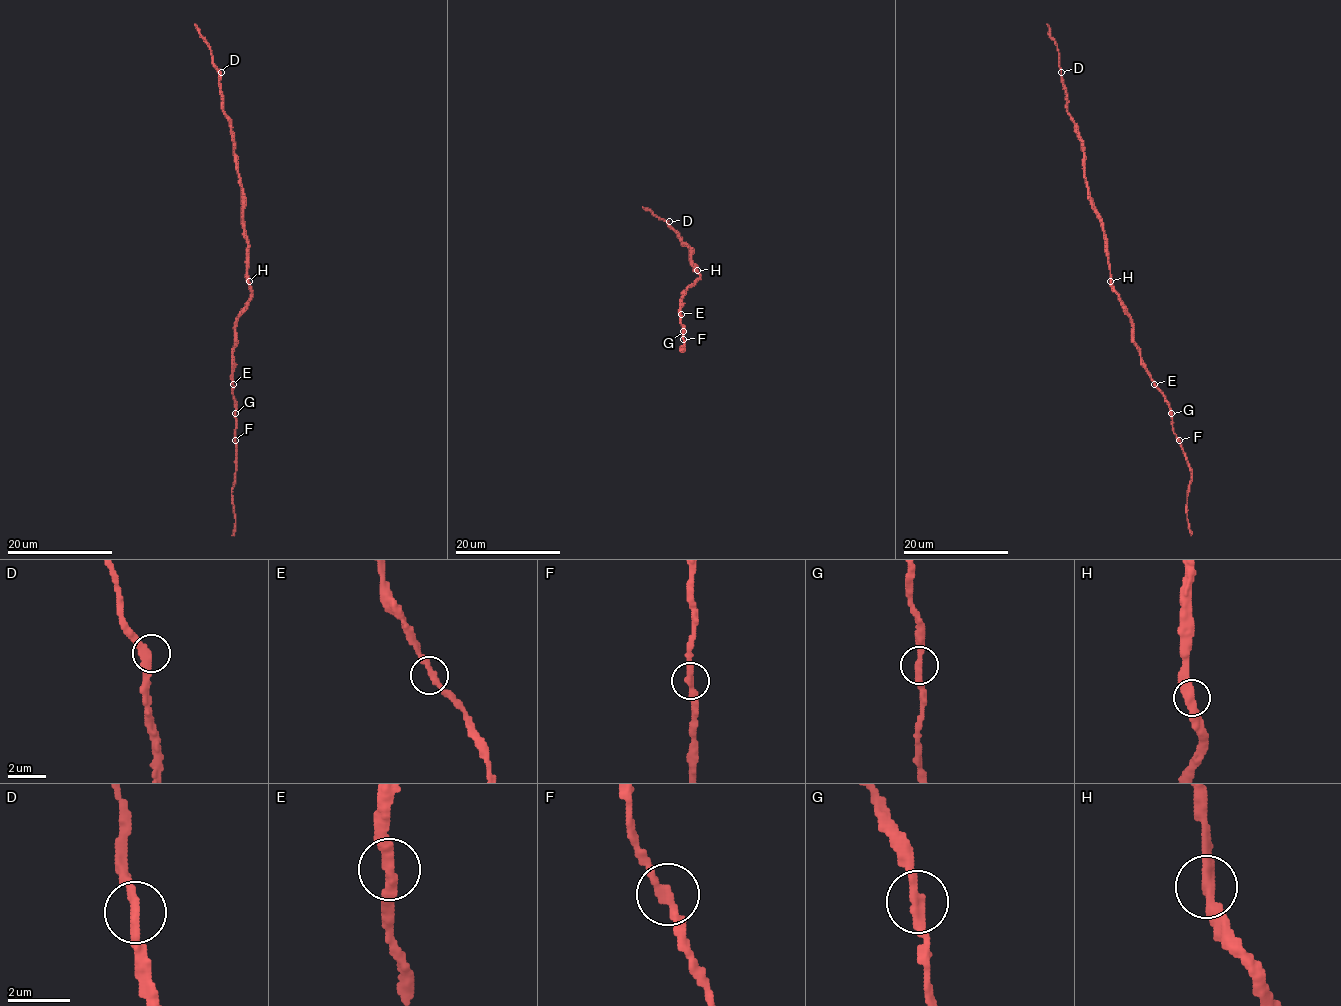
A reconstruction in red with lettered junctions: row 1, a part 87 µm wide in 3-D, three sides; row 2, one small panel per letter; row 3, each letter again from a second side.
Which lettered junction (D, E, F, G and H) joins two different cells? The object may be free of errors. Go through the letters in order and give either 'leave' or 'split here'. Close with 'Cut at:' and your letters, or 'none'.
D: leave
E: leave
F: leave
G: leave
H: leave
Cut at: none

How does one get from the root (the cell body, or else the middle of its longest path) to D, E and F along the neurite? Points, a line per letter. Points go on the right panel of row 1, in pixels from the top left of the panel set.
D: (1111, 281), (1103, 223), (1089, 193), (1083, 140), (1068, 111), (1068, 93), (1061, 72)
E: (1111, 281), (1123, 311), (1132, 323), (1132, 338), (1140, 364), (1154, 384)
F: (1111, 281), (1123, 311), (1132, 323), (1132, 338), (1140, 364), (1163, 395), (1170, 408), (1172, 431), (1179, 440)

